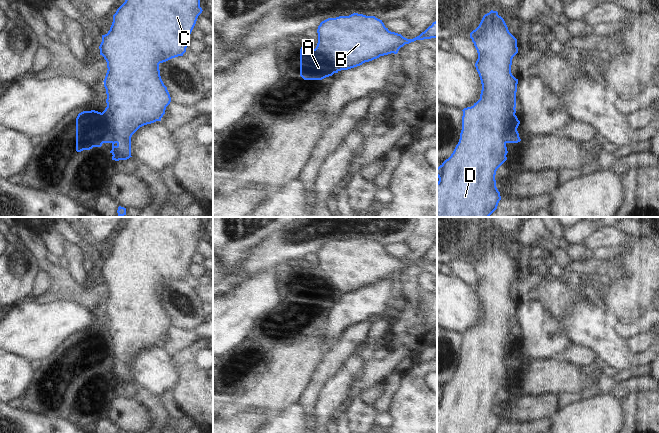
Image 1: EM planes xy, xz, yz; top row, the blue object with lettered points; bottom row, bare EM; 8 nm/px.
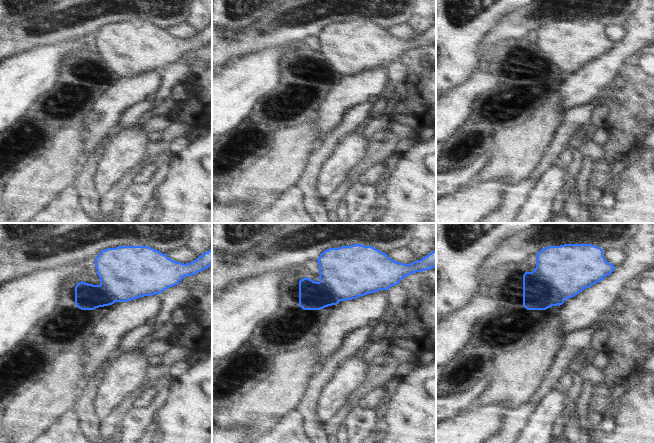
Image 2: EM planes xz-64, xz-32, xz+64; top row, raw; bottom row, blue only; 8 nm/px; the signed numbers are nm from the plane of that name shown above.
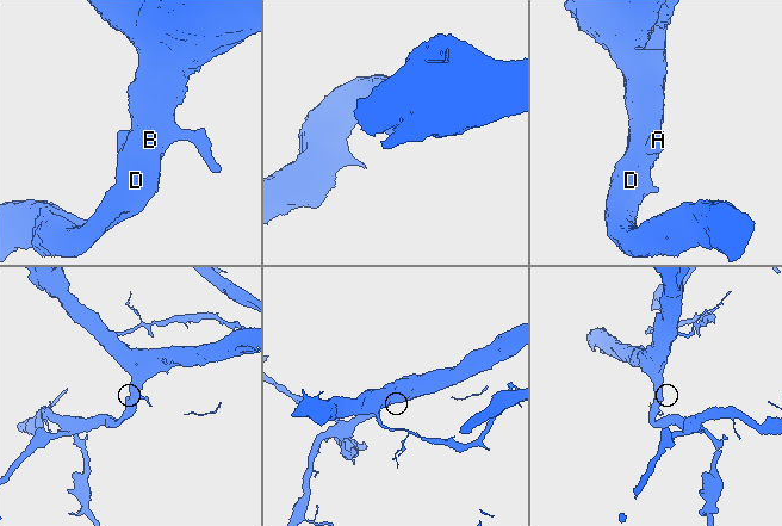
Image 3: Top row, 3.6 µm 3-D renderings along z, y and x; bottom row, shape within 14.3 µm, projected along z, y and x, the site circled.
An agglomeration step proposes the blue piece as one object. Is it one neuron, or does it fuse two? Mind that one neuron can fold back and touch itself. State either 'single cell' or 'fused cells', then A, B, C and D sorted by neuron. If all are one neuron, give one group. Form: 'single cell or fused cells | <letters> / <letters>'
single cell | A B C D

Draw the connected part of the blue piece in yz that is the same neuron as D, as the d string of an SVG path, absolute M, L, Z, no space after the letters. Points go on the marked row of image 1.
M497 11L485 14L479 26L470 33L478 53L475 63L482 90L480 99L473 106L464 108L460 139L451 156L437 168L437 217L489 217L501 200L496 187L497 169L507 160L507 143L521 141L517 128L520 124L516 113L516 92L518 79L511 73L513 57L518 53L517 39L509 32L504 19Z

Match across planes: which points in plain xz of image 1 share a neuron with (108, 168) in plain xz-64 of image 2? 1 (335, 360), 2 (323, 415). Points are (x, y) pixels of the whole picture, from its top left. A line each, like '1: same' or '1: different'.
1: different
2: same

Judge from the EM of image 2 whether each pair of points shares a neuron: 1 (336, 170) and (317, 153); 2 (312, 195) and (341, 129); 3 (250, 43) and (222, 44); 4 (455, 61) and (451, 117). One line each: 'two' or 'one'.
1: two
2: one
3: one
4: two

